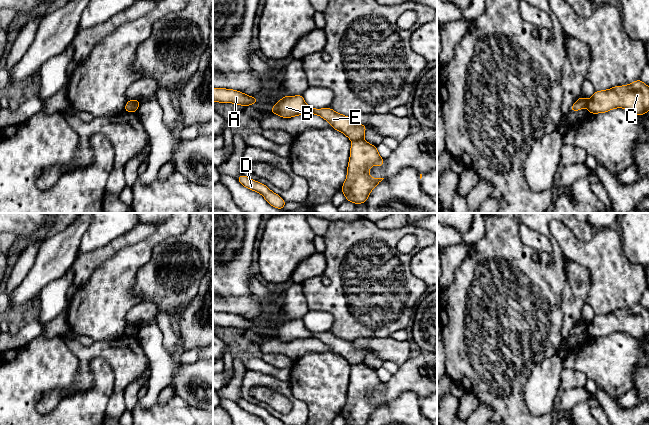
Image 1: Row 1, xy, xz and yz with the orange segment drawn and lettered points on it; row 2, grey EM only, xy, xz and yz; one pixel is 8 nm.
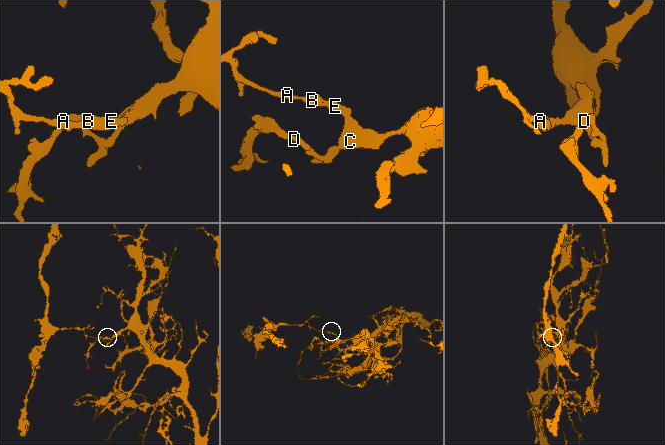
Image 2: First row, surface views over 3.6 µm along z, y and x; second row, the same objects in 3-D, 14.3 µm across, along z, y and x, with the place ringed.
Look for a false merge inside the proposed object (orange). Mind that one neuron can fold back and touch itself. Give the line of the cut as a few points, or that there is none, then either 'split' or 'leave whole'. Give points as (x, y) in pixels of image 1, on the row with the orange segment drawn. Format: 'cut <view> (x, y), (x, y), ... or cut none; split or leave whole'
cut xz (362, 138), (352, 142); split

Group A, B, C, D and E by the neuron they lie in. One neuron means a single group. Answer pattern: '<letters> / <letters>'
A B E / C D

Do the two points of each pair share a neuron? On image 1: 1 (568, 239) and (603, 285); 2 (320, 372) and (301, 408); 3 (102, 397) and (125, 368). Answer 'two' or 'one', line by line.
1: one
2: two
3: two

